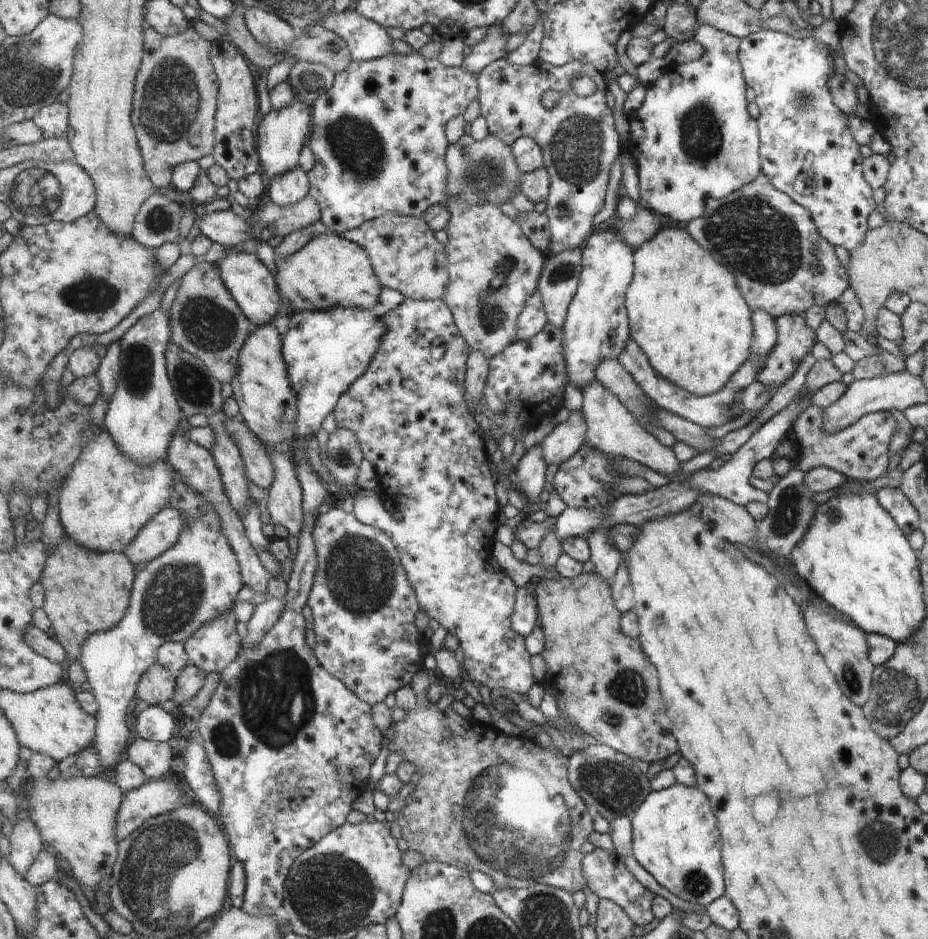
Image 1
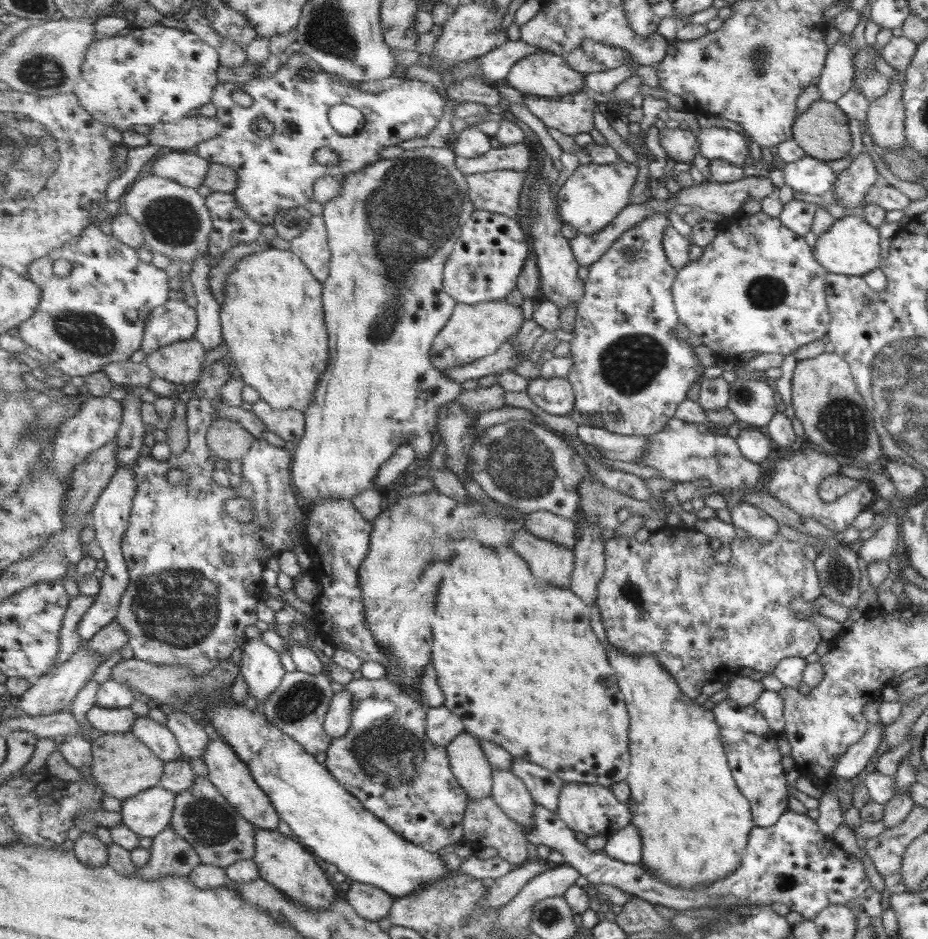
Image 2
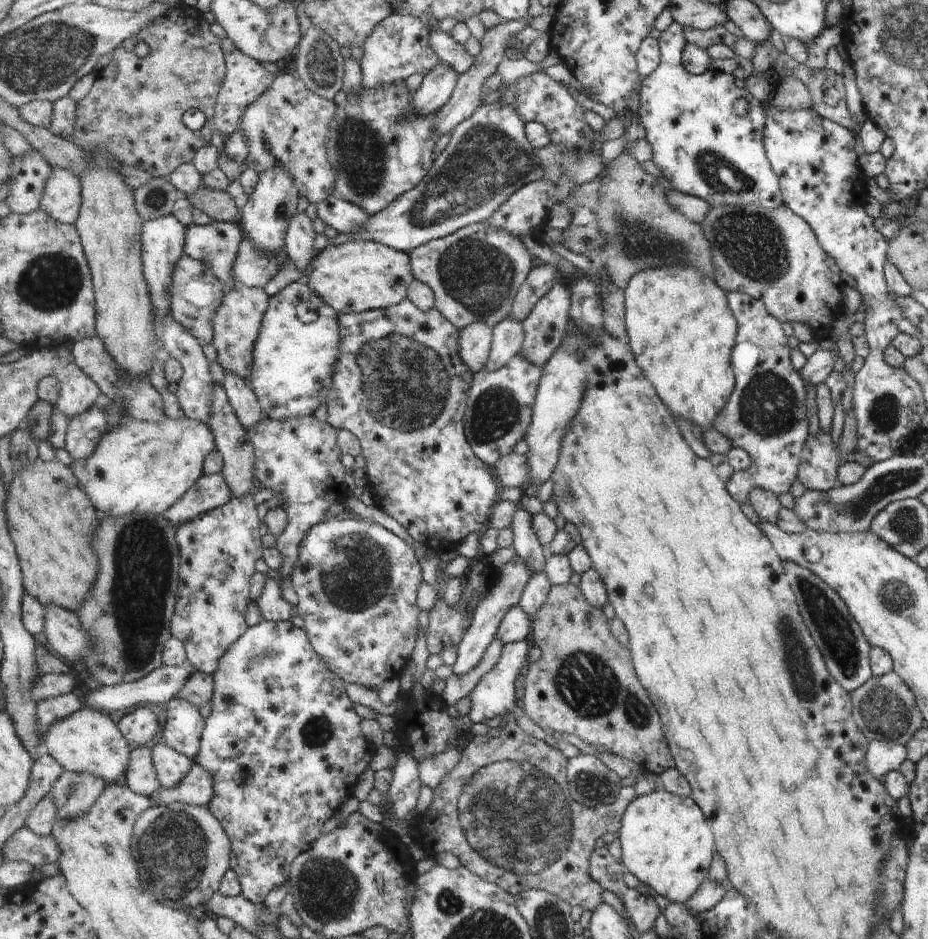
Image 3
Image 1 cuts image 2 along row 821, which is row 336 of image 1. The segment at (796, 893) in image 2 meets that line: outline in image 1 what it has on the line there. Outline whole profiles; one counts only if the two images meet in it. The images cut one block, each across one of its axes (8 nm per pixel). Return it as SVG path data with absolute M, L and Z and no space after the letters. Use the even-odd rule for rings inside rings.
M804 312L773 318L773 322L775 322L775 344L771 346L767 356L759 360L759 368L757 368L757 374L755 374L759 383L768 388L778 389L785 380L791 378L804 356L811 352L811 348L816 343L815 334L805 325L803 318ZM549 323L537 336L516 340L503 354L490 358L490 368L475 420L495 443L501 442L507 434L519 442L526 432L539 428L539 424L553 418L563 406L569 384L567 360L563 352L563 328L555 328Z

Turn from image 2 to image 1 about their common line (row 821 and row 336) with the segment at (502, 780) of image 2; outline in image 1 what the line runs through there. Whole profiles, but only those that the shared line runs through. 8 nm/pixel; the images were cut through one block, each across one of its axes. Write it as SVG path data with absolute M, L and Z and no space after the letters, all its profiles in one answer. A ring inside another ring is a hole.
M538 290L531 296L525 305L525 310L519 316L519 324L517 324L516 340L529 340L537 336L547 325L549 318L545 312L545 304L543 304L543 296Z

